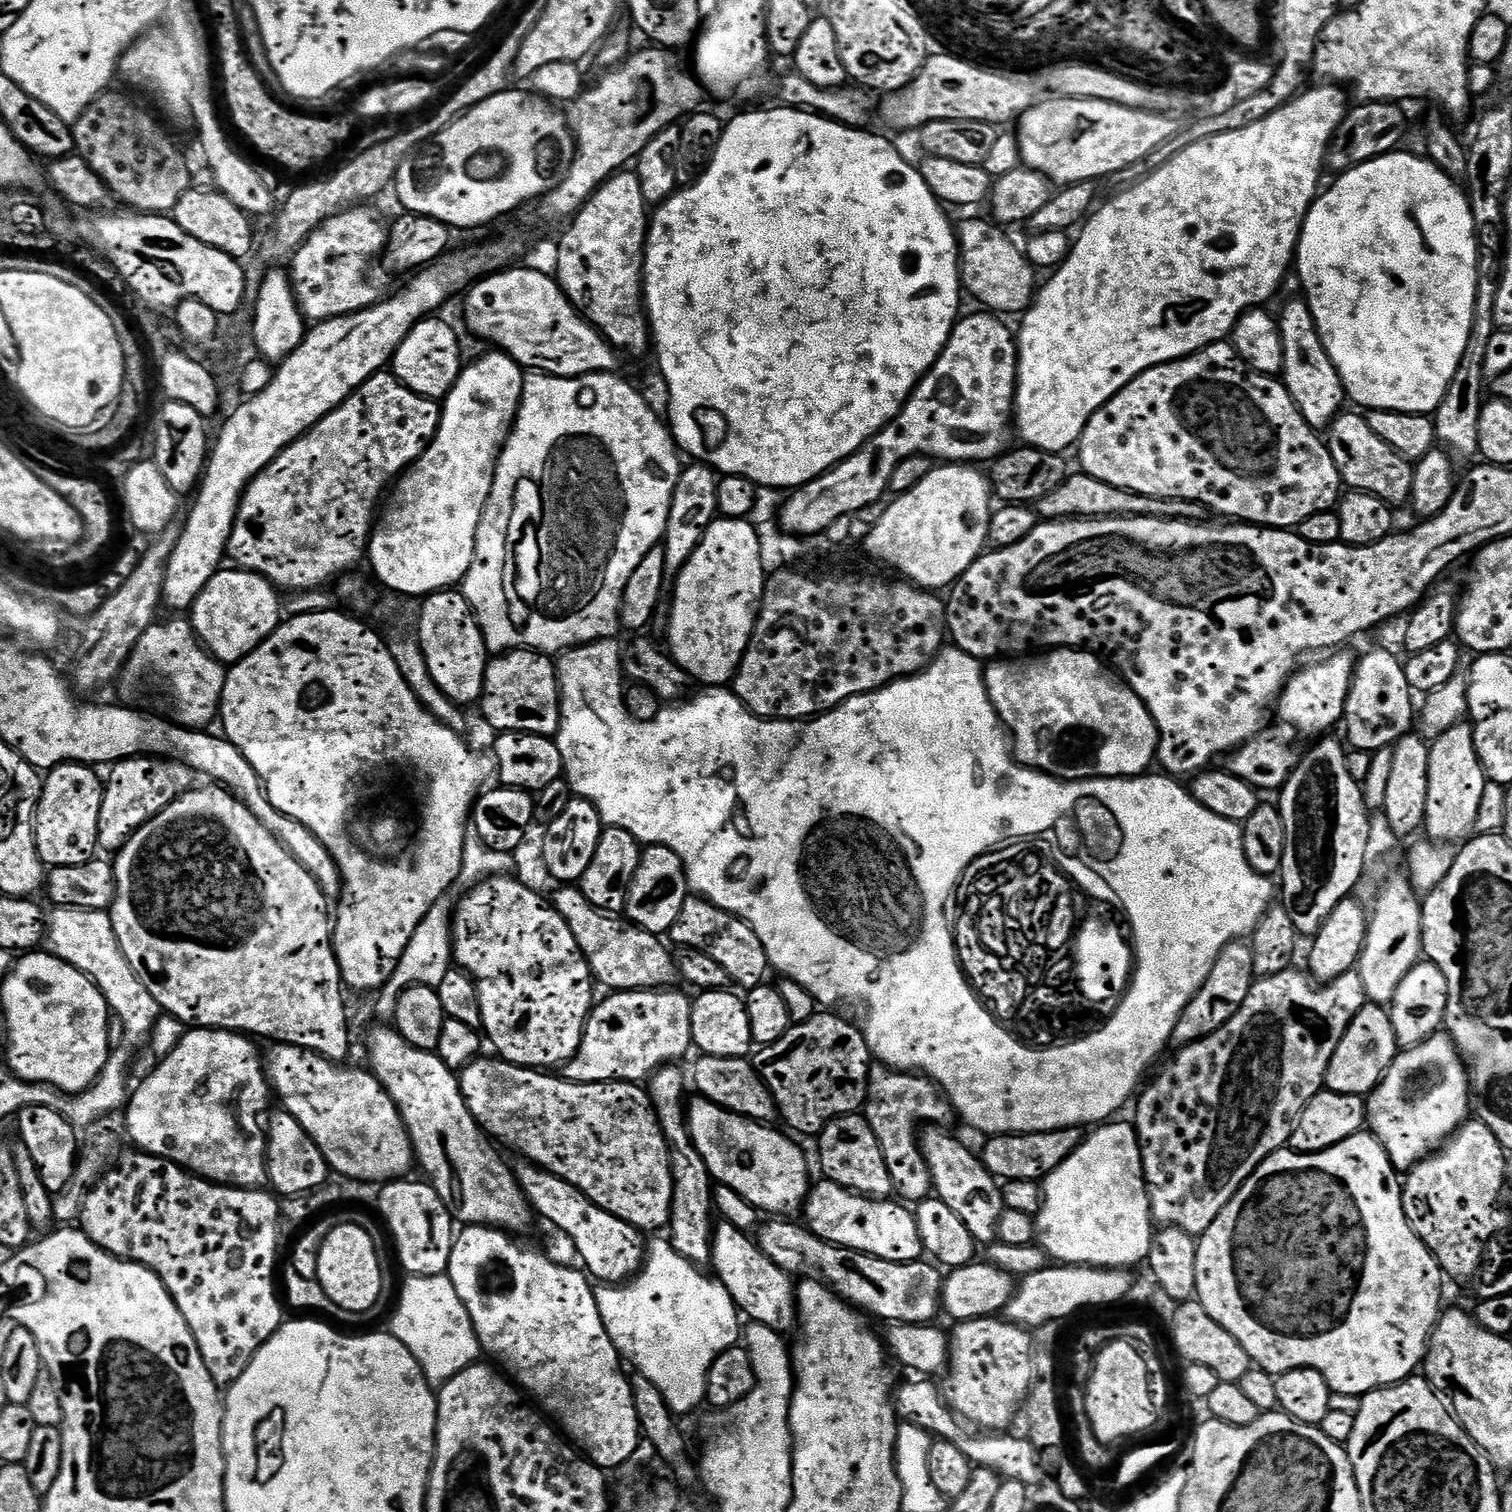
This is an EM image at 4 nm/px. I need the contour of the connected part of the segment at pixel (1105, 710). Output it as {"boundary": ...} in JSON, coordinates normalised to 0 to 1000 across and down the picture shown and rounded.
{"boundary":[[[696,429],[692,433],[680,433],[677,435],[659,435],[651,442],[651,453],[655,464],[668,487],[669,497],[679,508],[685,508],[691,513],[697,513],[702,517],[724,516],[734,513],[753,513],[759,511],[761,509],[759,507],[765,502],[765,495],[767,493],[767,482],[765,481],[761,470],[747,452],[724,431],[718,431],[714,429]]]}

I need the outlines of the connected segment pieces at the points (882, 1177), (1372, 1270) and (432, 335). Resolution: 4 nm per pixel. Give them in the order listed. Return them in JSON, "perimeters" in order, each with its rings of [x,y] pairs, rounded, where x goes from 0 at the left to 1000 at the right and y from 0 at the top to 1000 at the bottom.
{"perimeters":[[[[562,737],[552,739],[541,749],[542,754],[544,780],[554,782],[554,784],[568,788],[569,791],[587,792],[591,790],[586,766],[583,766],[583,758],[581,758],[581,753],[578,747],[575,747],[575,742],[571,737]]],[[[901,747],[890,755],[885,755],[885,758],[878,759],[874,762],[855,762],[850,758],[847,761],[840,763],[824,779],[823,784],[813,792],[812,797],[803,806],[803,808],[793,818],[792,837],[791,838],[791,856],[794,864],[806,874],[806,877],[811,877],[819,888],[821,888],[821,893],[827,898],[829,903],[837,906],[841,910],[847,910],[853,906],[868,905],[877,911],[878,917],[884,924],[897,923],[901,925],[910,918],[918,918],[920,915],[926,915],[935,909],[941,903],[942,896],[944,893],[944,886],[947,884],[950,874],[954,870],[952,859],[955,857],[956,845],[952,841],[948,829],[935,816],[933,808],[929,802],[927,792],[927,776],[921,771],[917,761],[911,755],[907,748]]],[[[281,210],[274,214],[263,229],[258,243],[265,254],[274,258],[277,262],[290,265],[302,255],[306,240],[304,241],[304,225],[302,223],[301,218],[295,212],[288,211],[291,210]]]]}

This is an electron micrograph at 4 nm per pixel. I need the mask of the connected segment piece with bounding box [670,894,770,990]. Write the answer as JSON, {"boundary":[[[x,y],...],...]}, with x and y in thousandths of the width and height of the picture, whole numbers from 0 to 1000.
{"boundary":[[[462,591],[456,592],[455,596],[451,599],[451,604],[448,604],[448,610],[446,610],[443,622],[450,627],[458,627],[470,631],[472,636],[480,639],[480,644],[484,646],[485,651],[490,651],[492,655],[506,650],[507,646],[505,645],[509,643],[507,628],[504,623],[501,623],[501,618],[499,618],[497,612],[485,604],[472,599]]]}

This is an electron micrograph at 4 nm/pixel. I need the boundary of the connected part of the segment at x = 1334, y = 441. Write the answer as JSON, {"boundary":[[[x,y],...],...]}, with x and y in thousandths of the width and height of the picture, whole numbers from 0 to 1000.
{"boundary":[[[887,272],[877,286],[877,293],[886,312],[887,318],[892,323],[909,327],[919,335],[931,334],[934,327],[935,308],[917,295],[917,292],[906,284],[904,277],[899,272],[892,272]]]}

